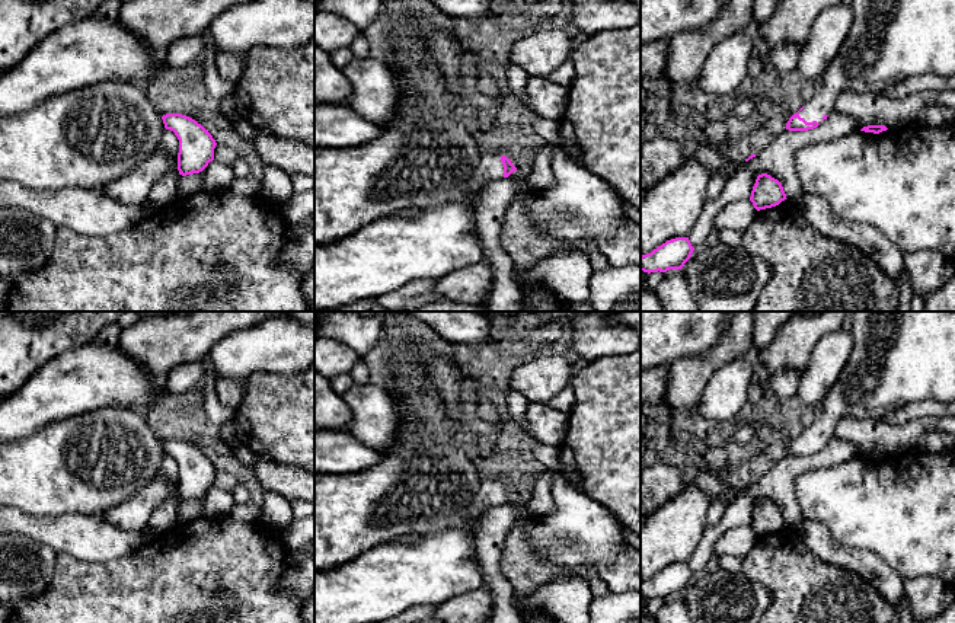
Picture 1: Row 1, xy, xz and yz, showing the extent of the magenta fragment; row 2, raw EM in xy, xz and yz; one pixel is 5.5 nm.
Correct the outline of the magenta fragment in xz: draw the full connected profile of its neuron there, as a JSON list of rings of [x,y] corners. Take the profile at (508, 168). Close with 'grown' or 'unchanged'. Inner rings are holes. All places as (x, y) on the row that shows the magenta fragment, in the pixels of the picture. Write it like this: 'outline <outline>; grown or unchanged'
outline [[[486,154],[469,180],[467,198],[422,208],[416,218],[386,217],[330,245],[314,245],[314,312],[338,310],[403,288],[418,279],[440,281],[478,265],[483,258],[475,233],[472,197],[488,182],[508,178],[517,167],[505,156]]]; grown

